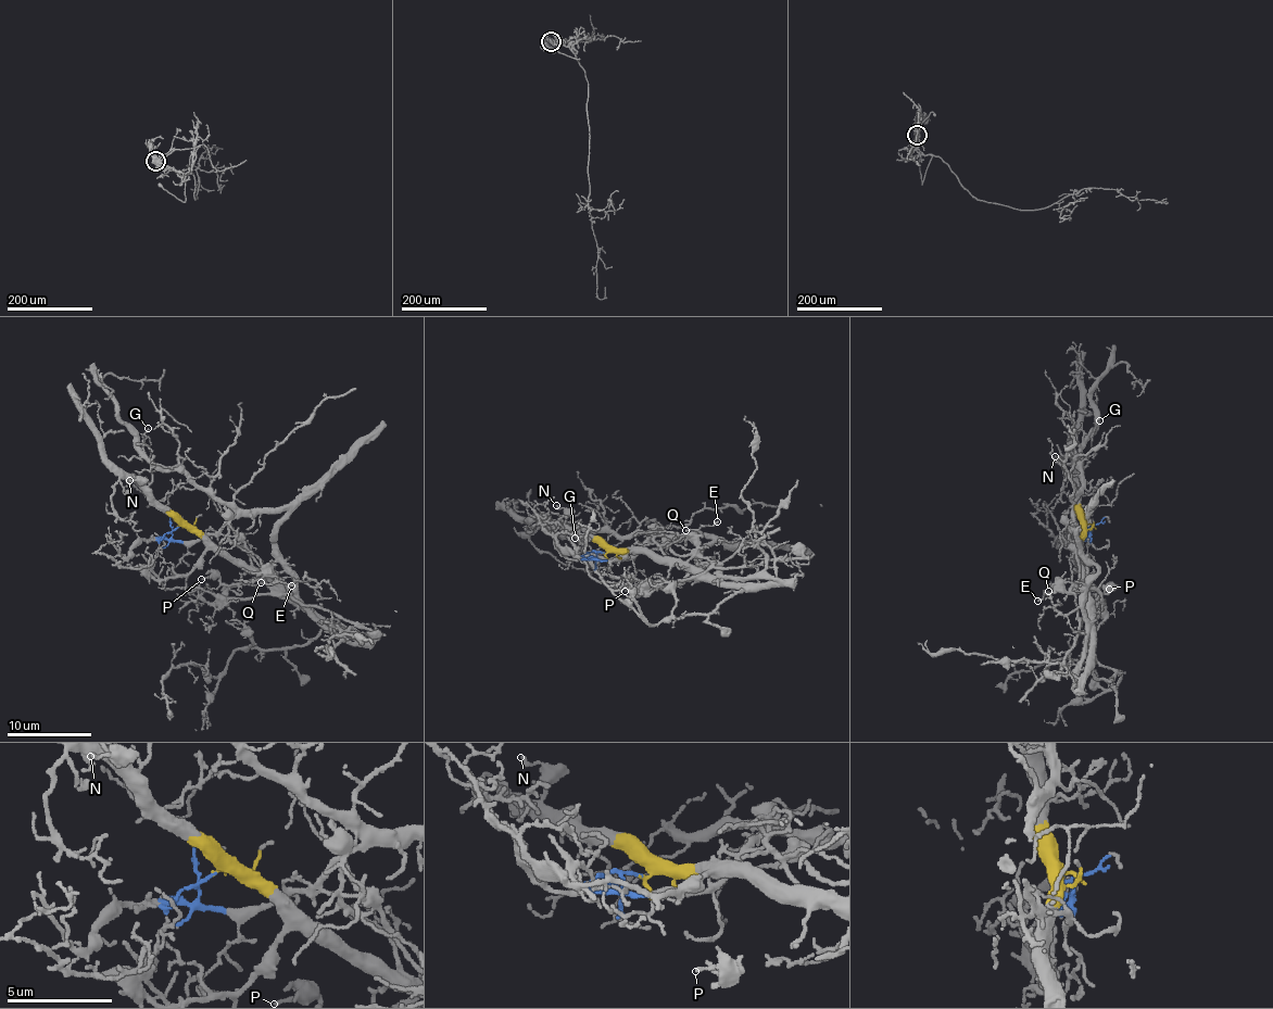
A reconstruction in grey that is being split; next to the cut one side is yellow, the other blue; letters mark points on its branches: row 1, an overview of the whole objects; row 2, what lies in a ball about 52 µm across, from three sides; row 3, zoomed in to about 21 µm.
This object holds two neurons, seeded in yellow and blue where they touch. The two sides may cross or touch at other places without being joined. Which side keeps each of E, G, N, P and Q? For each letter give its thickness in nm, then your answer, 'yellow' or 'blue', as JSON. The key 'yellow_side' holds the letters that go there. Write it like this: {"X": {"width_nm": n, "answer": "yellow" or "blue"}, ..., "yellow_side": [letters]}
{"E": {"width_nm": 140, "answer": "yellow"}, "G": {"width_nm": 80, "answer": "yellow"}, "N": {"width_nm": 140, "answer": "yellow"}, "P": {"width_nm": 140, "answer": "yellow"}, "Q": {"width_nm": 120, "answer": "yellow"}, "yellow_side": ["E", "G", "N", "P", "Q"]}

